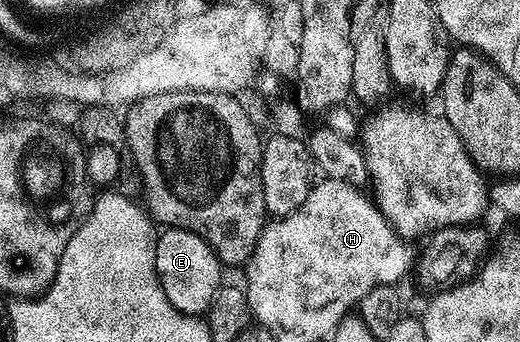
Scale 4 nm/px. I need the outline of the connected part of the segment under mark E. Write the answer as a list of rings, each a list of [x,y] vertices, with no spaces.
[[[174,228],[164,229],[155,239],[155,271],[165,296],[169,296],[169,304],[196,316],[206,315],[225,273],[218,254],[209,243],[193,232]]]

